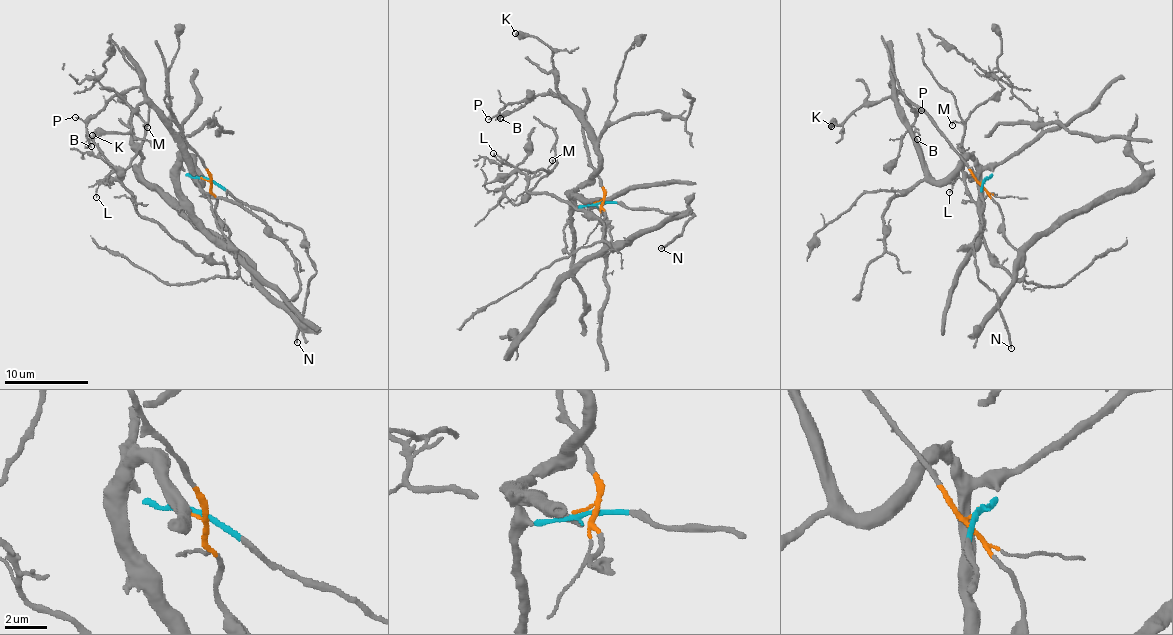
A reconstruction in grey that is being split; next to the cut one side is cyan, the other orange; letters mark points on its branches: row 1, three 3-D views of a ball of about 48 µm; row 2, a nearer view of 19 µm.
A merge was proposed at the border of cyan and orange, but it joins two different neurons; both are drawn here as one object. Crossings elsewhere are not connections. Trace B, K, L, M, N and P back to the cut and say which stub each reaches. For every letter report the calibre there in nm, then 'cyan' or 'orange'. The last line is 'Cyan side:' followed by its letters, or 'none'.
B: 120 nm thick; cyan
K: 480 nm thick; cyan
L: 110 nm thick; orange
M: 120 nm thick; orange
N: 170 nm thick; cyan
P: 130 nm thick; cyan
Cyan side: B, K, N, P

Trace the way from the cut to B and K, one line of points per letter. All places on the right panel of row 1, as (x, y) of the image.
B: (985, 180), (992, 171), (966, 158), (941, 180), (932, 178), (889, 83), (905, 98), (914, 116), (917, 140)
K: (985, 180), (992, 171), (966, 158), (941, 180), (932, 178), (891, 98), (864, 101), (832, 125)

